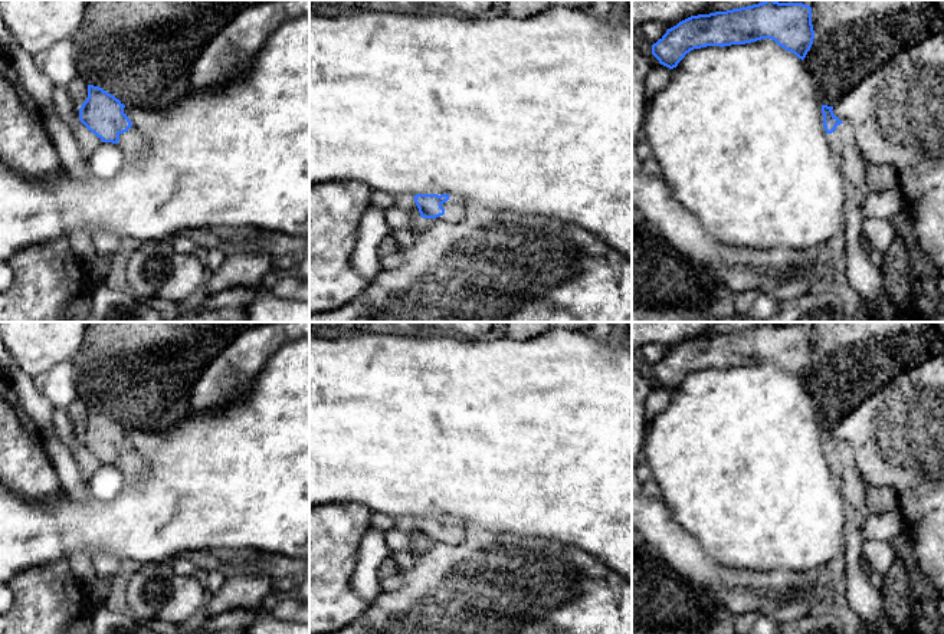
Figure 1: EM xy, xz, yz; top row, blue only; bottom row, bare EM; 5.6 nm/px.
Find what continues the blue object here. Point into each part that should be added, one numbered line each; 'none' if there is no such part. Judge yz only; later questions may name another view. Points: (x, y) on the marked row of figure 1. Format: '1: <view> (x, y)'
1: yz (851, 161)

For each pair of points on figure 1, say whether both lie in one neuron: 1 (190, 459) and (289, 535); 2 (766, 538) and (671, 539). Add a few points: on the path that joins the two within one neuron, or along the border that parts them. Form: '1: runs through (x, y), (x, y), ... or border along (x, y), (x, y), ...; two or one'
1: runs through (215, 479), (233, 479), (265, 511); one
2: border along (672, 516), (697, 541), (700, 548), (720, 564); two

